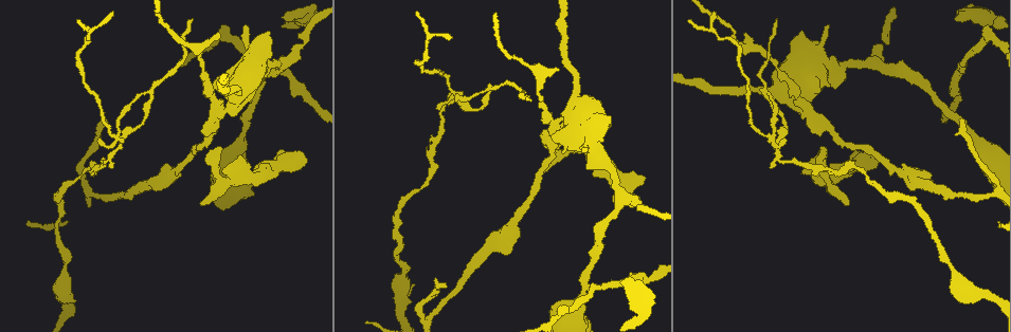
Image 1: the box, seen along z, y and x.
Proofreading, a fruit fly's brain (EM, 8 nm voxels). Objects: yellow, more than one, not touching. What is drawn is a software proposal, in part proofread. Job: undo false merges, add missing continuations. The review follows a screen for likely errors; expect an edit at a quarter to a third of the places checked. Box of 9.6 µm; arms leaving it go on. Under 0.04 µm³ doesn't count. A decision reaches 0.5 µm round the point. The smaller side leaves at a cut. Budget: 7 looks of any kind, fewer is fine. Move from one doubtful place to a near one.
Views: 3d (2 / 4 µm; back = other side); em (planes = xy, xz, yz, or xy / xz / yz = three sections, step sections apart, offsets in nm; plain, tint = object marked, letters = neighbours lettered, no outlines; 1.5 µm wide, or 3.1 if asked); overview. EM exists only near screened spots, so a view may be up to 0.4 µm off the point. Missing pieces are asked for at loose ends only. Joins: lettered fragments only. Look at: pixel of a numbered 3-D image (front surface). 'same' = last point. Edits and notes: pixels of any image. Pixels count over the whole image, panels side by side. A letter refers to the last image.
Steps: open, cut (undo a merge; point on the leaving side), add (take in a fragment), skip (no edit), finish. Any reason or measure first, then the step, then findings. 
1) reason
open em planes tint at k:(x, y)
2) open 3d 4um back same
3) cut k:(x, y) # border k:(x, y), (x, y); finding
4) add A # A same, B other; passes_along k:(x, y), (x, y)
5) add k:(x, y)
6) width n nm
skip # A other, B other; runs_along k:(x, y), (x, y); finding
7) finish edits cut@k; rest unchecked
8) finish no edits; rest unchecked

branch stops here
open em xz step 4 tint at 1:(712, 14)

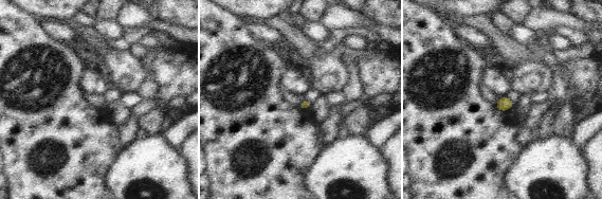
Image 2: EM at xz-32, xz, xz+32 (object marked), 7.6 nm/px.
another direction
open em planes letters same

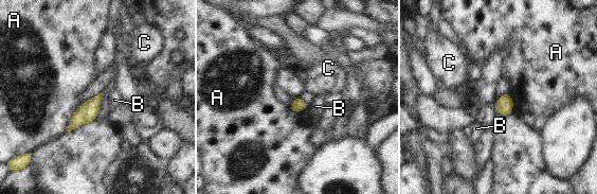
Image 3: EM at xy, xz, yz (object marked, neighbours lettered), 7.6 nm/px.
width 90 nm; longest_contact A 240 nm
skip # A other, B other, C other; no lettered fragment goes on from it

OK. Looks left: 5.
small branch off a trunk
open 3d 4um at 1:(559, 128)

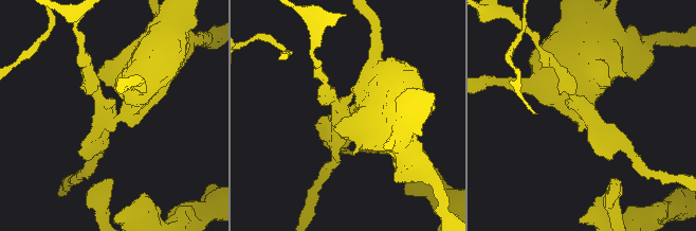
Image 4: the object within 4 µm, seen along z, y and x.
arms 3; arm_widths 240, 280, 750 nm; now the EM
open em planes tint at 4:(111, 113)

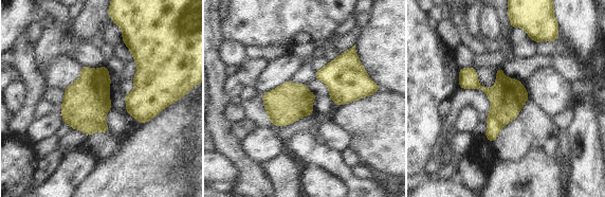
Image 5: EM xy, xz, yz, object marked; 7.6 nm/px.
open em planes letters same

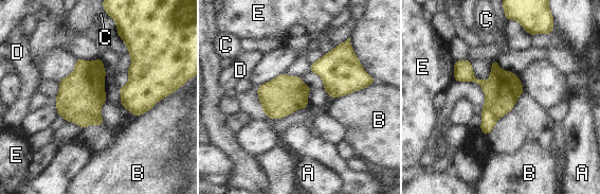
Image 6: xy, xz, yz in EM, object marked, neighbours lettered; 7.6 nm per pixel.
cut 6:(503, 88) # A other, B other, C other, D other, E other; border 6:(484, 104), (496, 119); two neurons meet here

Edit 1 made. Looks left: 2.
finish edits cut@6; rest unchecked

